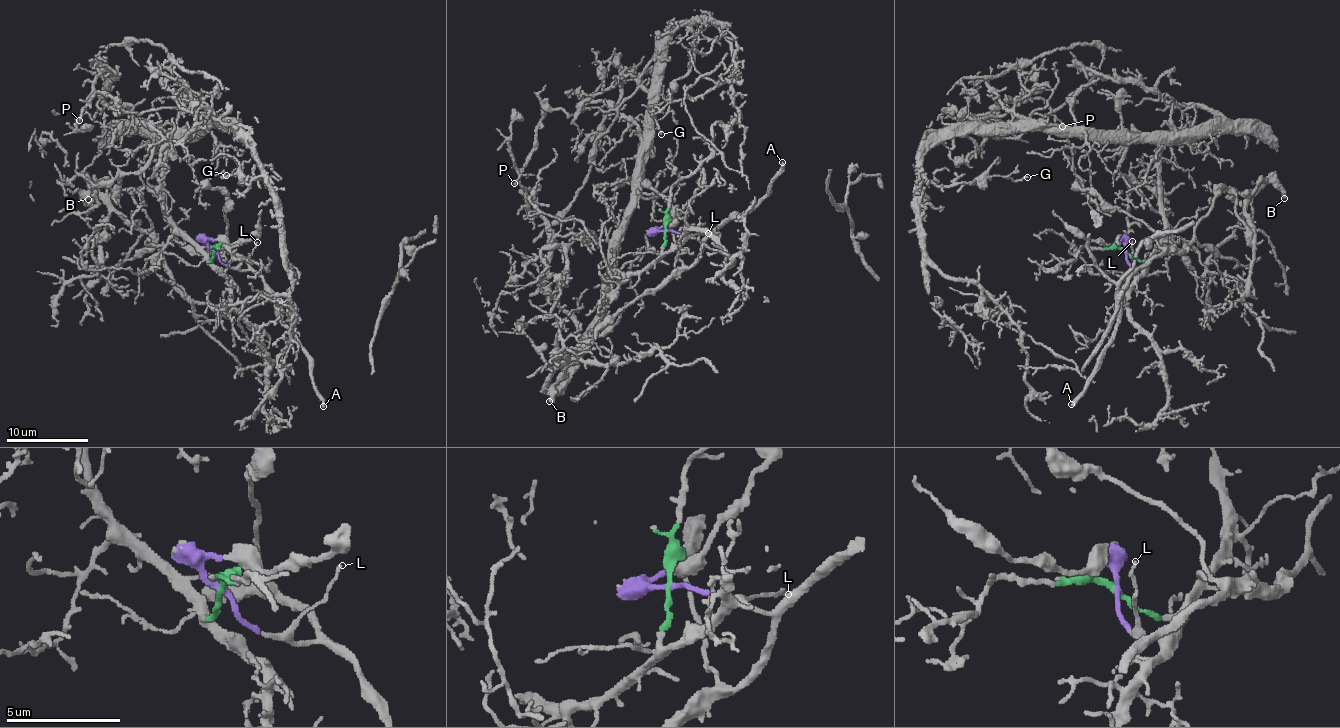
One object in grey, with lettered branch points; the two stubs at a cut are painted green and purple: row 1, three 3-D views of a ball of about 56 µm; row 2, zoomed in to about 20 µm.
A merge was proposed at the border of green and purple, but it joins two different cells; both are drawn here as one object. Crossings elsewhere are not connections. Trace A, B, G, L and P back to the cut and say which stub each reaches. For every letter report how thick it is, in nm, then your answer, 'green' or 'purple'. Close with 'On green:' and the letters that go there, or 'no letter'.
A: 300 nm thick; purple
B: 360 nm thick; purple
G: 130 nm thick; green
L: 100 nm thick; purple
P: 150 nm thick; green
On green: G, P

